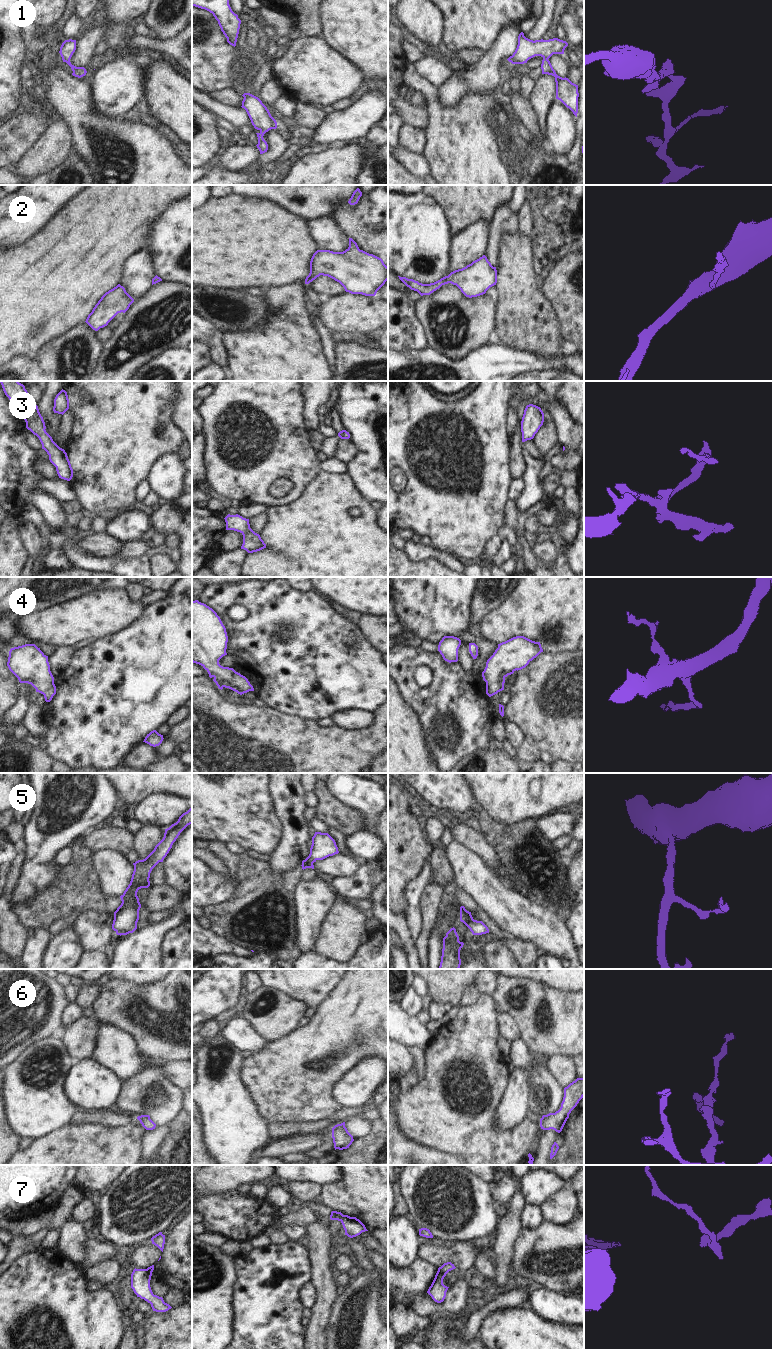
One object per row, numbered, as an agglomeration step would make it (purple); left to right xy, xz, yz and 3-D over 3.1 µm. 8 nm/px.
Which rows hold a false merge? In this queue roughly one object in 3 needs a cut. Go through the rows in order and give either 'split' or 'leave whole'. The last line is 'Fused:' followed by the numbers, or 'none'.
1: leave whole
2: leave whole
3: leave whole
4: leave whole
5: leave whole
6: split
7: split
Fused: 6, 7

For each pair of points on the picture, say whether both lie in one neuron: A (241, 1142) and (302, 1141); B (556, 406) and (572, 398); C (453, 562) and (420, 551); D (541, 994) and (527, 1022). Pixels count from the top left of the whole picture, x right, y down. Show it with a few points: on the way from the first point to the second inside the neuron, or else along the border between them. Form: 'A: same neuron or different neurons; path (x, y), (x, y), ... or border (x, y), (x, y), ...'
A: different neurons; border (268, 1144), (256, 1154)
B: different neurons; border (556, 395), (561, 398), (573, 419)
C: same neuron; path (445, 557), (428, 551)
D: same neuron; path (539, 1001), (533, 1011), (533, 1015)

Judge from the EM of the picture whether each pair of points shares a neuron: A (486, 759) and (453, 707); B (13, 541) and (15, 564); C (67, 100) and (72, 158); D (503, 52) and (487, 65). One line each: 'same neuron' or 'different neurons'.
A: different neurons
B: same neuron
C: same neuron
D: same neuron

